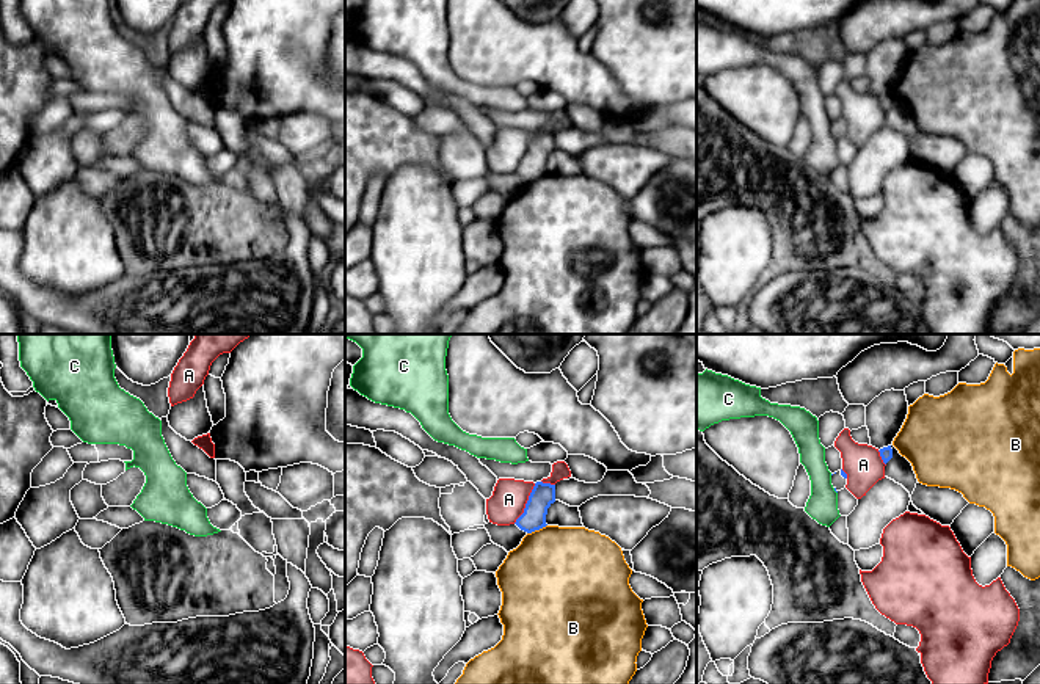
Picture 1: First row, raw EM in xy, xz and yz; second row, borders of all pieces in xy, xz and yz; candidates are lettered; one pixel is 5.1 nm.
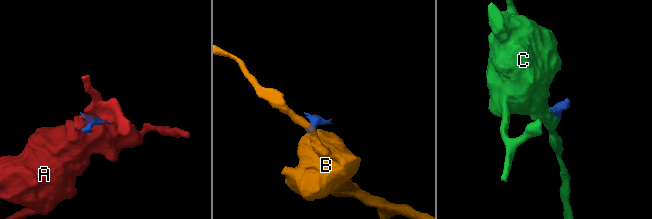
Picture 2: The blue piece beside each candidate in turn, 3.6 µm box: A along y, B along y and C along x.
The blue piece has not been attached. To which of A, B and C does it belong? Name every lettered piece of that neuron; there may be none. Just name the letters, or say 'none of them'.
none of them

